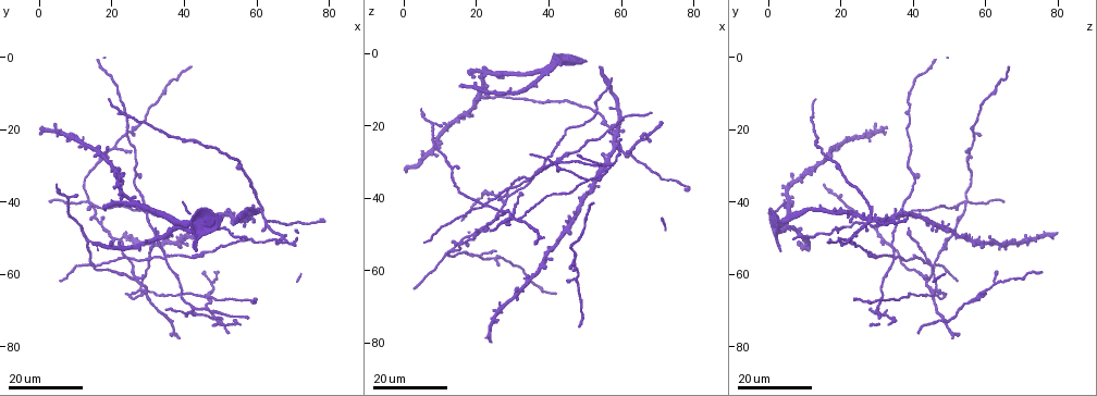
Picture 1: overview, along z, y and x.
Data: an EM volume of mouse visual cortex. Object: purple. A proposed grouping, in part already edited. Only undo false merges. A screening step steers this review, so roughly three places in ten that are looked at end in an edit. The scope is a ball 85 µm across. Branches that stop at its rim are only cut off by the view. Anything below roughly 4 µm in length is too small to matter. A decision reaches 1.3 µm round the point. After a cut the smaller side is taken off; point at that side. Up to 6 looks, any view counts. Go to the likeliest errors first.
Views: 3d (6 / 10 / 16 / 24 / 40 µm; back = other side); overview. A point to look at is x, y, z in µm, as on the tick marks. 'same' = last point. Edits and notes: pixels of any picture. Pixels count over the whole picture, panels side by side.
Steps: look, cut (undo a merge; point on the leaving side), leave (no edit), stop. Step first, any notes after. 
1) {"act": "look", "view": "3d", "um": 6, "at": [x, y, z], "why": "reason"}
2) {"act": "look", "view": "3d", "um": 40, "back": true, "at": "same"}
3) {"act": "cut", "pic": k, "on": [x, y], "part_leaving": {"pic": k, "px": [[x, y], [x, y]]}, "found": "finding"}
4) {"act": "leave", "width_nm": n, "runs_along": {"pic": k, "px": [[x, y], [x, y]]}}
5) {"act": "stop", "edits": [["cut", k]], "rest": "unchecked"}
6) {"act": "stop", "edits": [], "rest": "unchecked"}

{"act": "look", "view": "3d", "um": 16, "at": [34.5, 54.5, 34.0], "why": "four or more arms meet"}

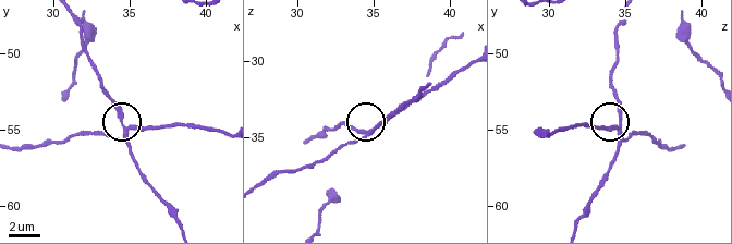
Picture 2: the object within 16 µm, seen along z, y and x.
{"act": "look", "view": "3d", "um": 10, "at": [34.8, 54.8, 34.6]}

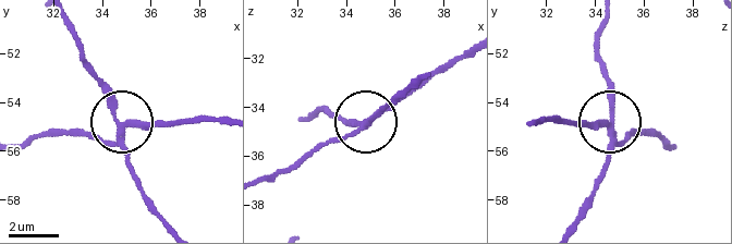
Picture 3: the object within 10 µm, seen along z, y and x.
{"act": "cut", "pic": 3, "on": [86, 135], "side_arm_um": 74, "part_leaving": {"pic": 3, "px": [[121, 131], [224, 118]]}, "found": "two neurons meet here"}

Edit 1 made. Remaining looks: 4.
{"act": "look", "view": "overview", "why": "see it whole again"}

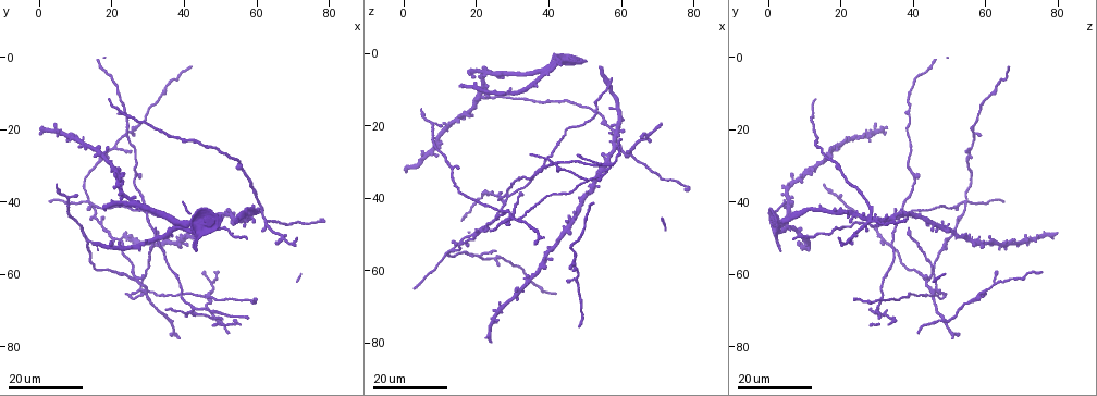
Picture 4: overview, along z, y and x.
{"act": "look", "view": "3d", "um": 16, "at": [14.0, 40.5, 54.5], "why": "four or more arms meet"}

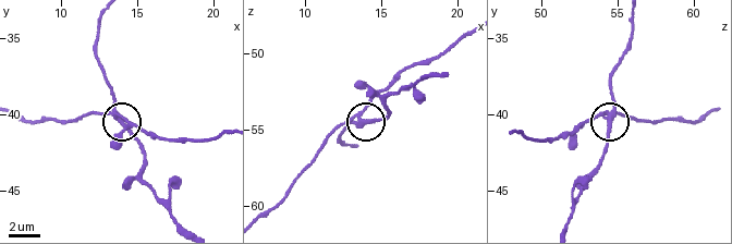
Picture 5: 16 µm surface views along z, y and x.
{"act": "look", "view": "3d", "um": 6, "at": [14.0, 40.4, 54.4]}

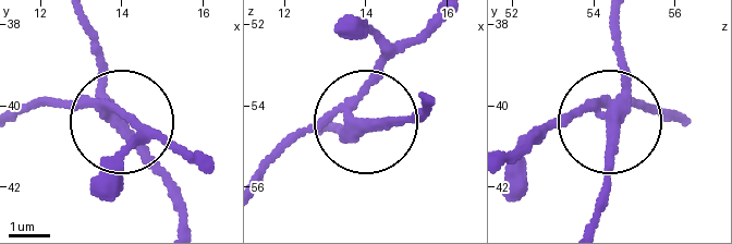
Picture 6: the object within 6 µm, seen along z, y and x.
{"act": "cut", "pic": 6, "on": [137, 126], "arms": 4, "part_leaving": {"pic": 6, "px": [[102, 108], [193, 149]]}, "found": "two neurons meet here"}

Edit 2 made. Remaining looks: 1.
{"act": "stop", "edits": [["cut", 3], ["cut", 6]], "rest": "unchecked"}

